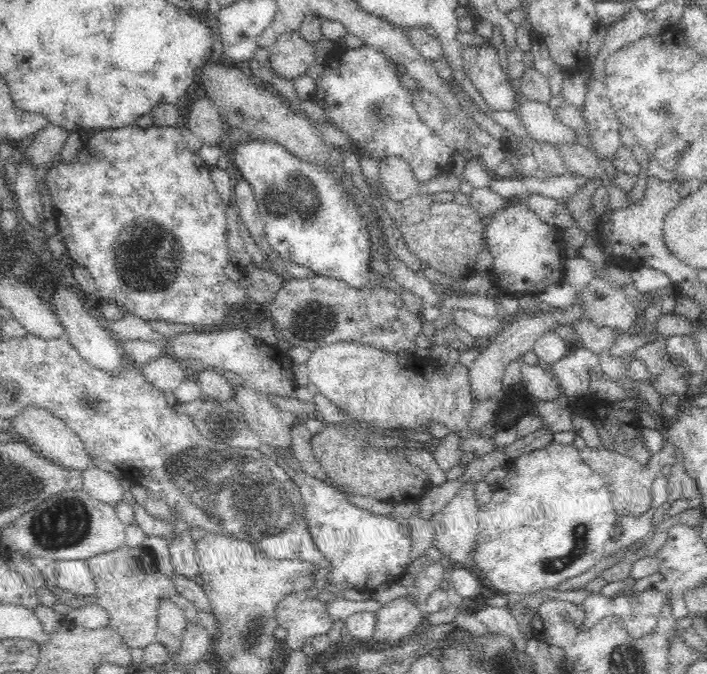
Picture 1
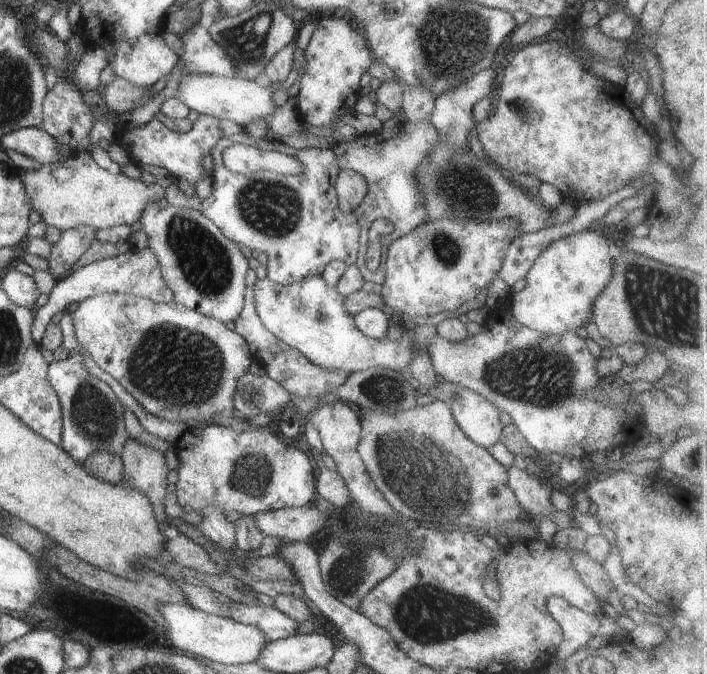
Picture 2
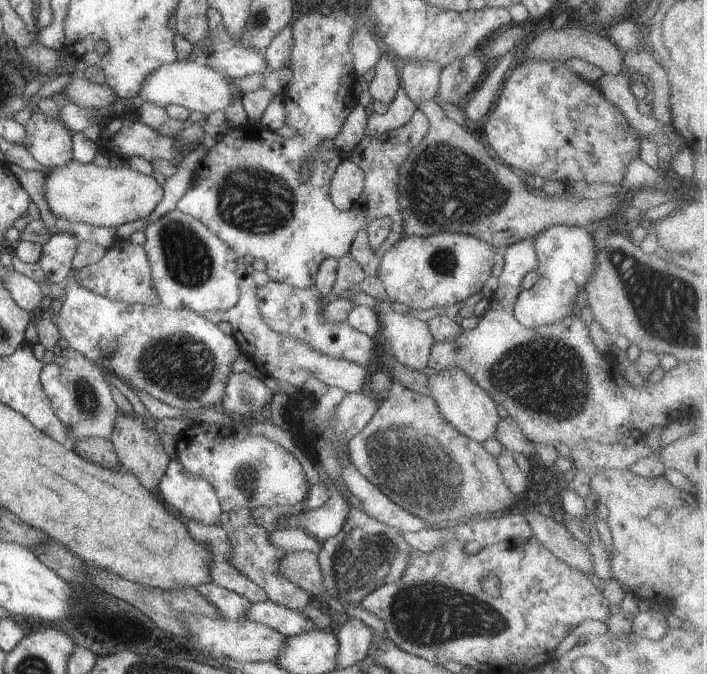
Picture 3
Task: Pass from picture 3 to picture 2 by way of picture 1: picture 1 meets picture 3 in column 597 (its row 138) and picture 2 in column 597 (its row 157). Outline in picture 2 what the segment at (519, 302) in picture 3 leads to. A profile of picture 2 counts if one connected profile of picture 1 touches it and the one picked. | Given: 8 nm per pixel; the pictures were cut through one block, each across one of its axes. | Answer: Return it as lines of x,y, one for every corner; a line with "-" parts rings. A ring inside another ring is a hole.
582,229
578,234
560,238
552,242
538,258
532,268
526,274
526,286
520,292
510,292
503,303
507,305
507,311
516,319
518,324
537,330
542,334
560,336
564,332
575,332
581,327
586,327
589,320
592,320
592,306
600,292
606,288
609,280
614,274
614,253
613,246
604,236
599,236
589,229

